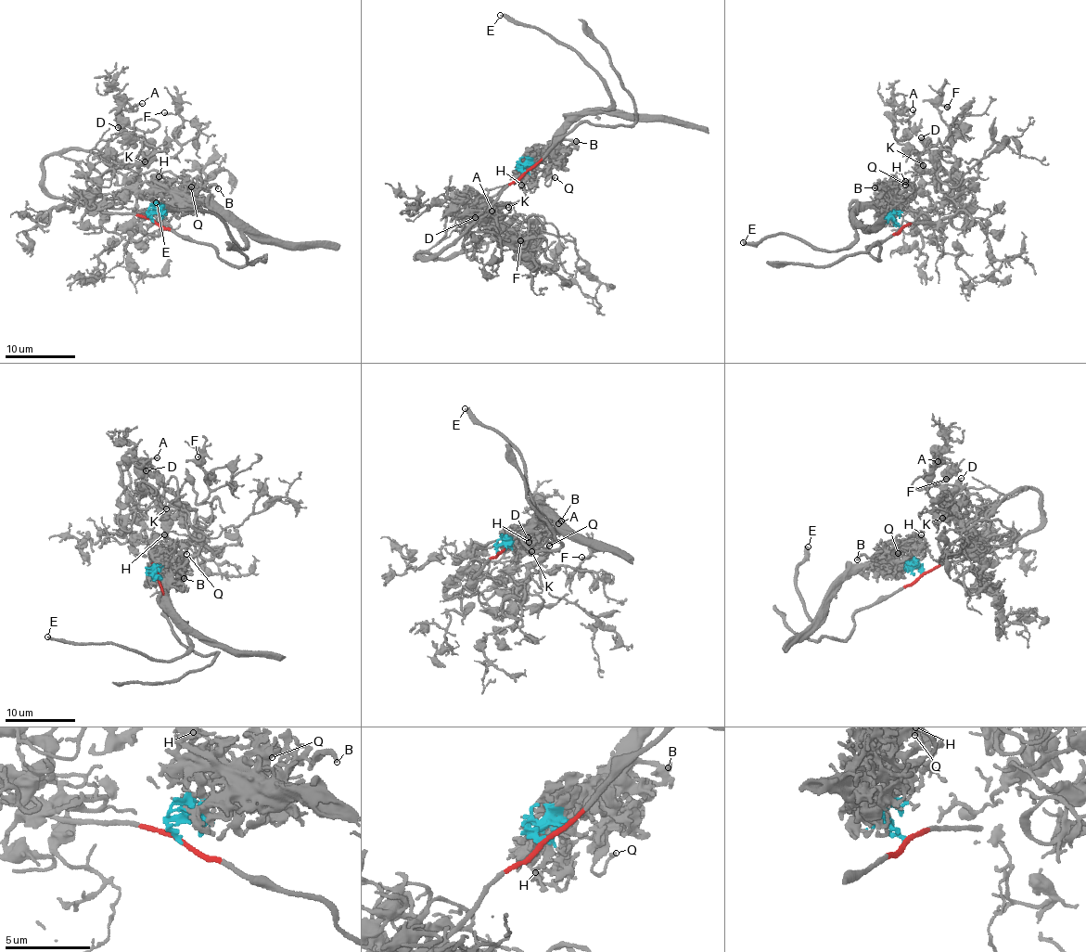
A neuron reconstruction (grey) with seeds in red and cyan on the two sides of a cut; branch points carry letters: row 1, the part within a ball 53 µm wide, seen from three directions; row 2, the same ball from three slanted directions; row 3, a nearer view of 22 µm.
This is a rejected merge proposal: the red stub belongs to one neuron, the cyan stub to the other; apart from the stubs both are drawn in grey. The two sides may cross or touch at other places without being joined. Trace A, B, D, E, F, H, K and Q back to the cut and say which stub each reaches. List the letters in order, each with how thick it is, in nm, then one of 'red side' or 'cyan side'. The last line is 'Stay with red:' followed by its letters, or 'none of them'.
A: 170 nm | red side
B: 320 nm | cyan side
D: 280 nm | red side
E: 320 nm | cyan side
F: 200 nm | red side
H: 320 nm | cyan side
K: 300 nm | red side
Q: 180 nm | cyan side
Stay with red: A, D, F, K

